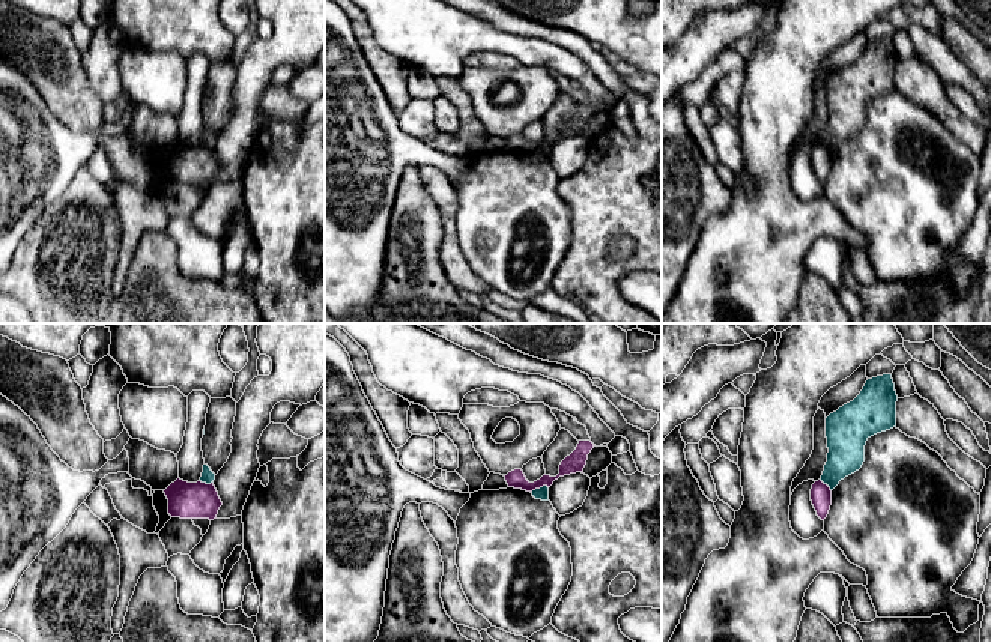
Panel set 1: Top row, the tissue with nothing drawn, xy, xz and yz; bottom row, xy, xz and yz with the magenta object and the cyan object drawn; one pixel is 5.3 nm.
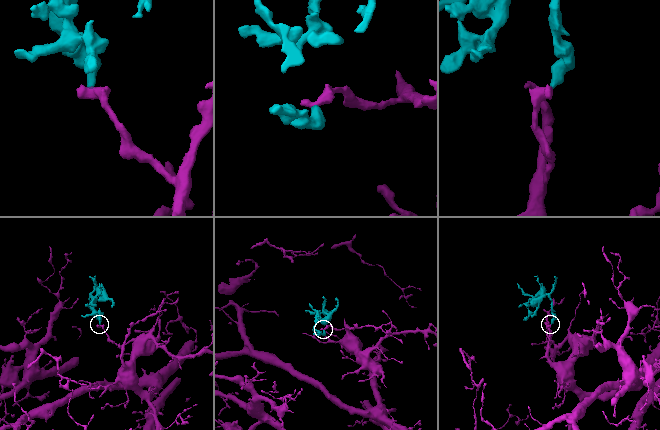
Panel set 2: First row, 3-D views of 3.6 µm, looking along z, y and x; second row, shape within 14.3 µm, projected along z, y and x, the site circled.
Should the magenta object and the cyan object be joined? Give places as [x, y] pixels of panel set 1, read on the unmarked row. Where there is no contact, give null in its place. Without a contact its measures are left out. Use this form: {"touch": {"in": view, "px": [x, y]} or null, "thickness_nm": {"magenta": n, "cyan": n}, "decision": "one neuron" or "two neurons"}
{"touch": {"in": "xz", "px": [539, 151]}, "thickness_nm": {"magenta": 100, "cyan": 70}, "decision": "two neurons"}

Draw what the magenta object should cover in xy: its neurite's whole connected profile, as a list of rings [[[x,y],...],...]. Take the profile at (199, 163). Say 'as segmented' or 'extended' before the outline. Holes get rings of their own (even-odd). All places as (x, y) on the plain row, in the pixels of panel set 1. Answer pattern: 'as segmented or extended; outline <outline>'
as segmented; outline [[[177,141],[164,156],[171,180],[214,183],[223,168],[214,146],[188,146]]]

